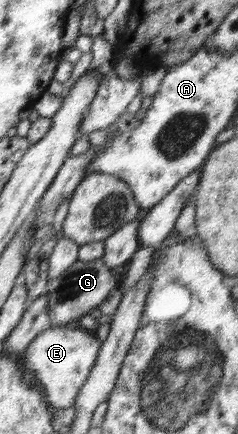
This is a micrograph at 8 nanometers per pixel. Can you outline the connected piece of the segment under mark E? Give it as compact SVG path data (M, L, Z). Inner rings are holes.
M51 326L30 342L21 354L28 376L42 389L50 406L70 408L96 362L101 342L94 333L77 326Z

